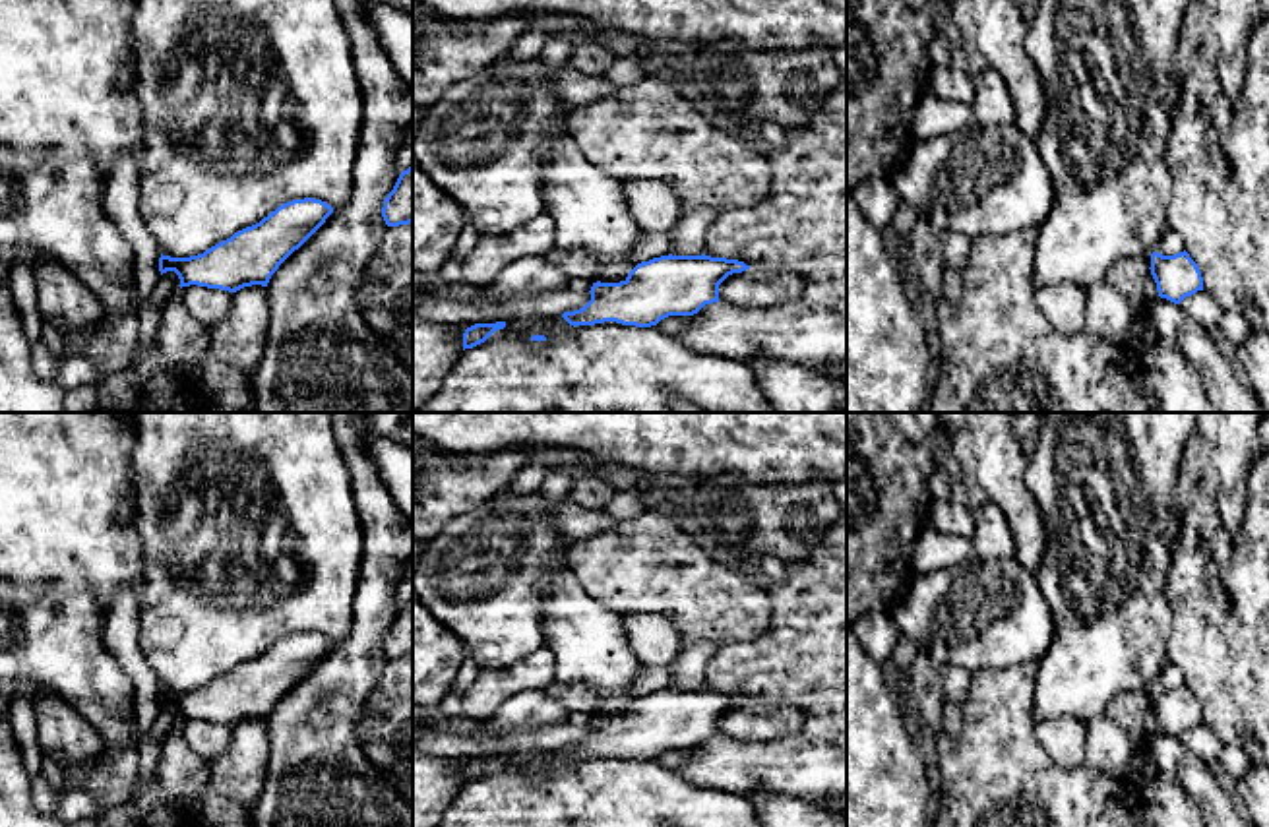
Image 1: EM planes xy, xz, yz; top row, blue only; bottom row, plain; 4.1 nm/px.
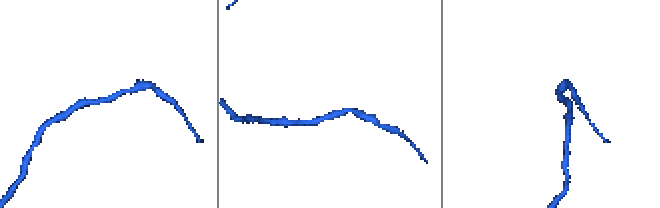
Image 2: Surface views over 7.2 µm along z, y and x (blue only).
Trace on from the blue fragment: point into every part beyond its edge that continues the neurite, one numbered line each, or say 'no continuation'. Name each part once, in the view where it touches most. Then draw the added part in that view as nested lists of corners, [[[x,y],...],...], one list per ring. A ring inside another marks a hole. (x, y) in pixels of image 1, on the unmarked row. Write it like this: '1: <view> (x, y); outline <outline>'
no continuation

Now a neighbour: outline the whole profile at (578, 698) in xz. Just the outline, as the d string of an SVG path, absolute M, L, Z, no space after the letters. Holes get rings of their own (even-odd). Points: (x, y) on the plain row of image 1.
M552 682L546 691L570 713L587 713L591 717L599 715L599 701L593 686Z

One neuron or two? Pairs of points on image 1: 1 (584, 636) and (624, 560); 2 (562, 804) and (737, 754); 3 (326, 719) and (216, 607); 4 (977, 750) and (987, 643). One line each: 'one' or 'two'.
1: two
2: two
3: two
4: two

